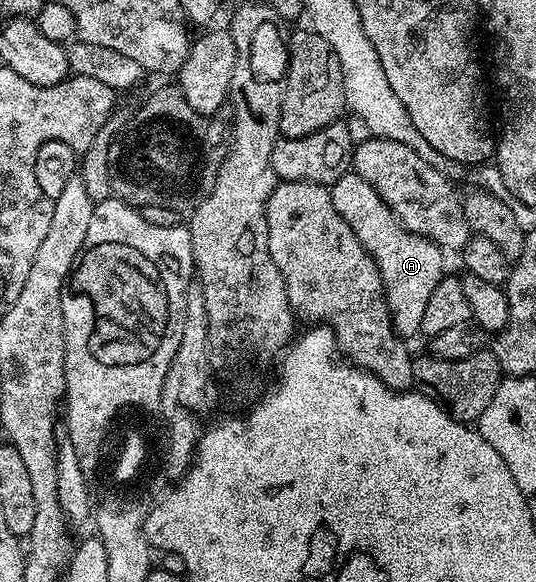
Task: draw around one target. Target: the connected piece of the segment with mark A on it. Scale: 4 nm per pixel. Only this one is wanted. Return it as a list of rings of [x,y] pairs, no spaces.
[[[355,172],[342,175],[337,182],[332,183],[330,189],[334,208],[338,208],[338,216],[342,216],[342,220],[346,220],[346,224],[350,224],[350,228],[358,236],[362,248],[366,248],[366,252],[378,264],[380,275],[384,281],[384,291],[388,297],[388,311],[392,317],[392,327],[404,340],[411,339],[411,334],[419,335],[422,315],[426,312],[426,303],[430,301],[430,296],[433,294],[438,280],[442,280],[446,276],[445,251],[433,244],[429,238],[423,238],[407,230],[394,216],[394,212],[390,212],[390,208],[384,203],[382,196],[378,196],[376,189],[370,184],[366,184],[366,180],[362,180],[362,176],[358,176]]]

